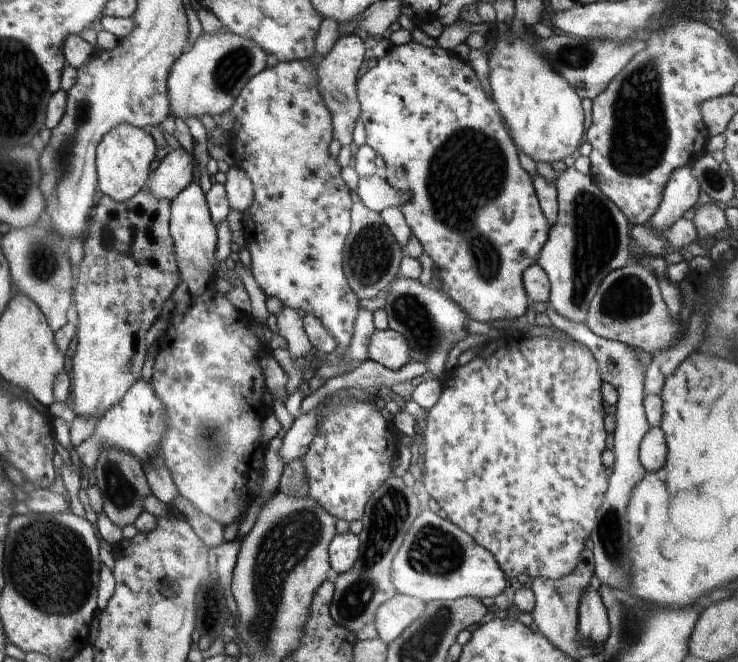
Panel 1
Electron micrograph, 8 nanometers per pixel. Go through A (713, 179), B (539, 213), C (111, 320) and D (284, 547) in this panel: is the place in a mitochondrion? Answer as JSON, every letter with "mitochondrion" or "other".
{"A":"mitochondrion","B":"other","C":"other","D":"mitochondrion"}

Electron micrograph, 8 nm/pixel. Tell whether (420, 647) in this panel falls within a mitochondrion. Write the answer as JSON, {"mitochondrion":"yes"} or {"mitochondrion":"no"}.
{"mitochondrion":"yes"}

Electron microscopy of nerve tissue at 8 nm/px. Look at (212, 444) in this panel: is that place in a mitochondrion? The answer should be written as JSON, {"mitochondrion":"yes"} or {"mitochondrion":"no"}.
{"mitochondrion":"yes"}

